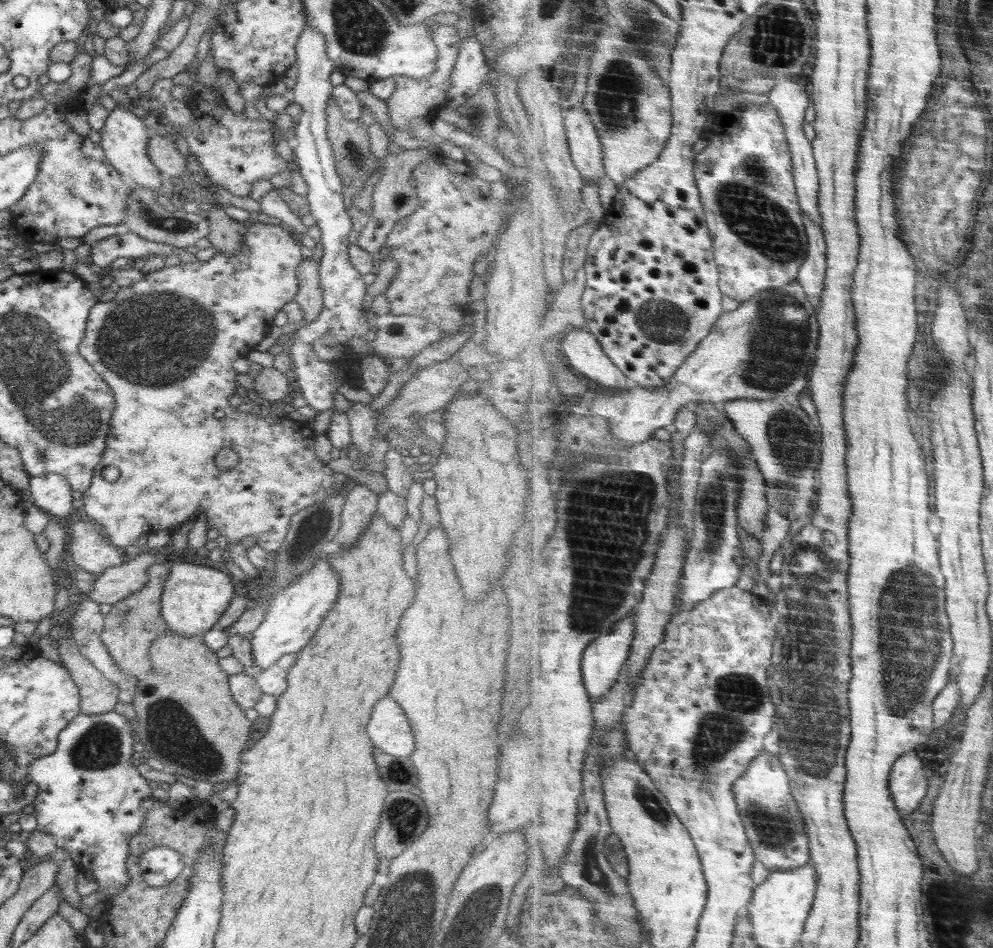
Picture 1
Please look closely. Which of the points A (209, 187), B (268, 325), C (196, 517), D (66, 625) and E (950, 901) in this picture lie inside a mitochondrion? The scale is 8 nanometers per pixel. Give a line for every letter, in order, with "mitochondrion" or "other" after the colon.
A: other
B: other
C: other
D: other
E: mitochondrion

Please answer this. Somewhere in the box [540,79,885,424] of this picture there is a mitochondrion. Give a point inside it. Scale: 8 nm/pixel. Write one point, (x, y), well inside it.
(750, 208)

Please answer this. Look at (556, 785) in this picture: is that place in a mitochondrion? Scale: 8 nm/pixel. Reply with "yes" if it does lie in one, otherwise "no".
no

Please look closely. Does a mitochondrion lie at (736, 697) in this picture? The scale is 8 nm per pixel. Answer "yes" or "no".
yes

